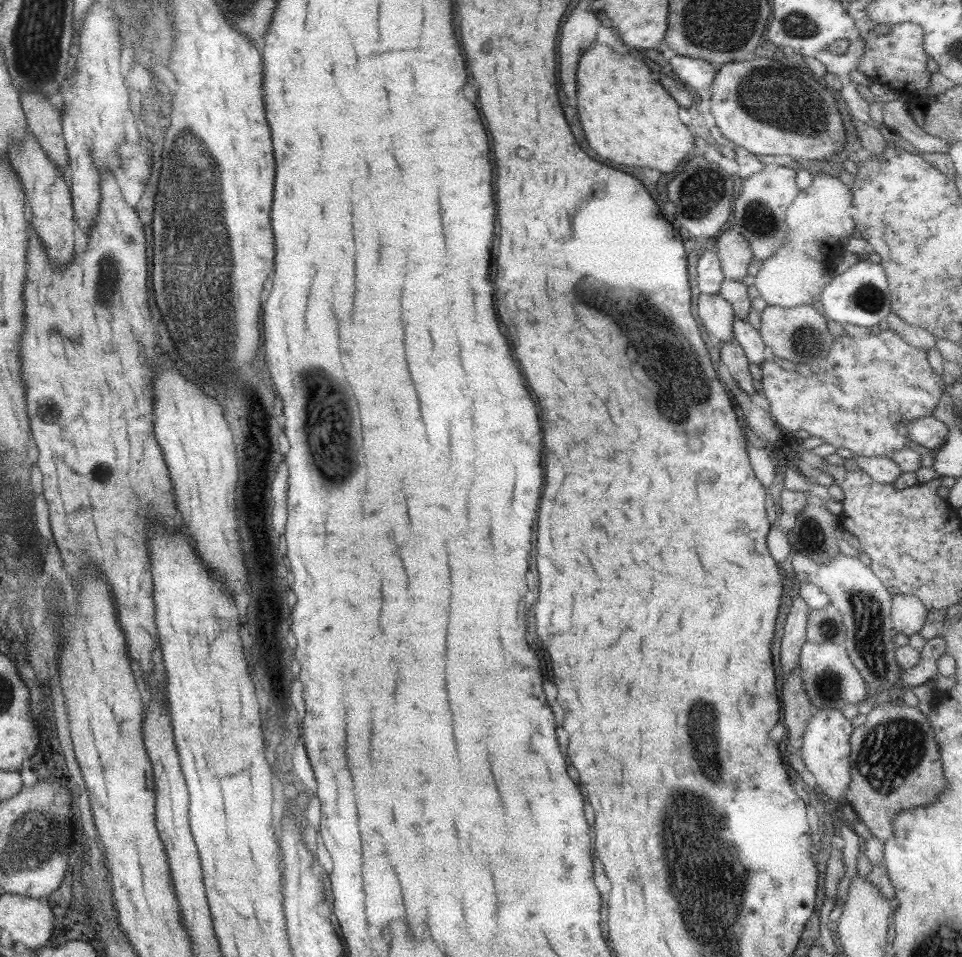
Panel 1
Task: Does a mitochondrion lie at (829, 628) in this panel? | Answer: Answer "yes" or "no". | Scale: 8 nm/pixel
yes

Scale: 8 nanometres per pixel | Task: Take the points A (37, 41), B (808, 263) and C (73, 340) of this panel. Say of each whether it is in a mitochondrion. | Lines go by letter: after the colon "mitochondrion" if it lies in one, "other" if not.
A: mitochondrion
B: other
C: mitochondrion

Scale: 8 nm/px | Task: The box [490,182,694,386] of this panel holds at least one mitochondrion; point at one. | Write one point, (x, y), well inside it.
(588, 290)

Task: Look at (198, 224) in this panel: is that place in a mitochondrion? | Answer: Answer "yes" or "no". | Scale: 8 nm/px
yes

